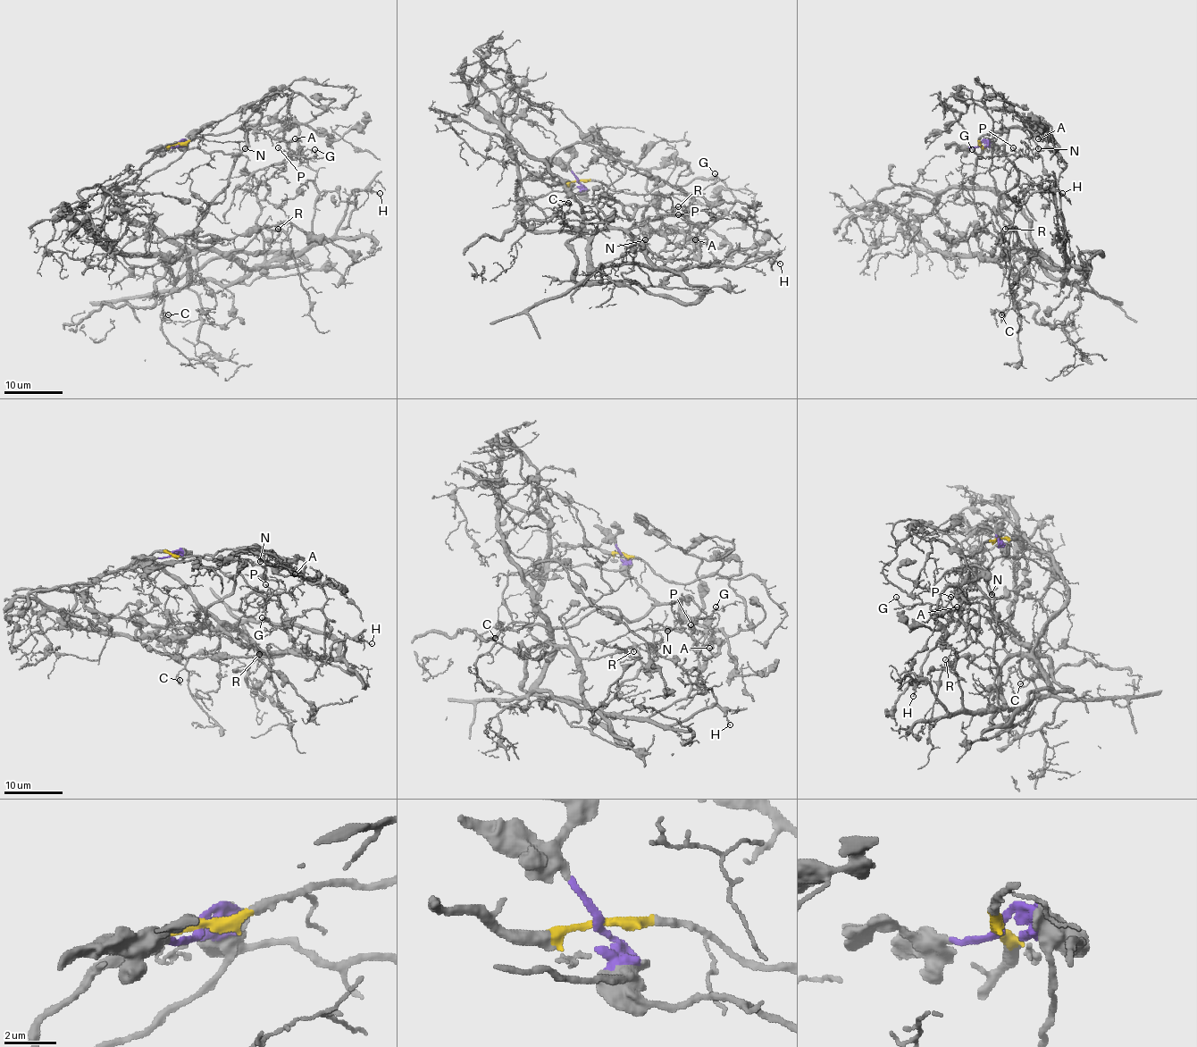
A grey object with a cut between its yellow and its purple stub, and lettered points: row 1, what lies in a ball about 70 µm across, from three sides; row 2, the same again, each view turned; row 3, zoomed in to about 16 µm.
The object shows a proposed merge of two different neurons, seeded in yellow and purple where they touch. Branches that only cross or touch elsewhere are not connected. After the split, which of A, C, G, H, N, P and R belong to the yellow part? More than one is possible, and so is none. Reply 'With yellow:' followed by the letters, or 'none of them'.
With yellow: C, H, R

